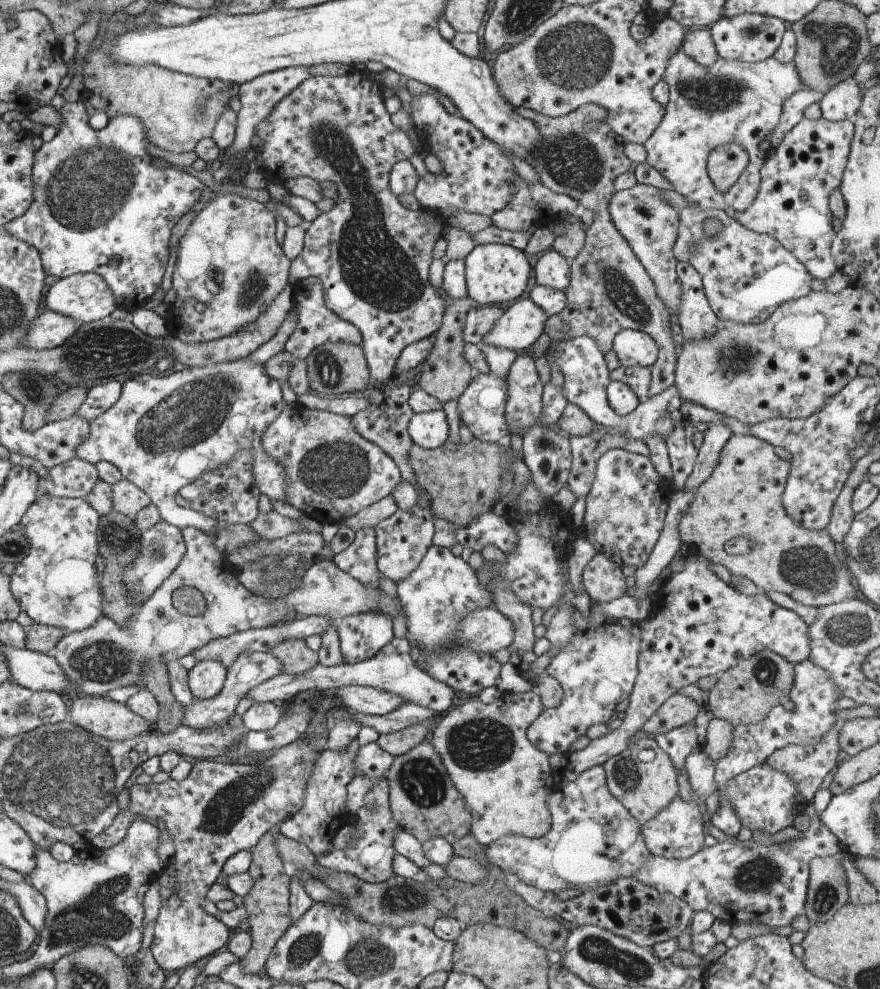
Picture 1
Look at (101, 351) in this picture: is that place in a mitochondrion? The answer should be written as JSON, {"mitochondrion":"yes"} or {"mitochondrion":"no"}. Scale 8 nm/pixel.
{"mitochondrion":"yes"}

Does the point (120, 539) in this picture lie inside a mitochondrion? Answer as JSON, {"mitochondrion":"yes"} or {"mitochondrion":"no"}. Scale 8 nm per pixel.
{"mitochondrion":"yes"}

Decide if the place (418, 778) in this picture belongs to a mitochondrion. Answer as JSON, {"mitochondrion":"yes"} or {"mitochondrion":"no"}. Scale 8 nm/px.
{"mitochondrion":"yes"}

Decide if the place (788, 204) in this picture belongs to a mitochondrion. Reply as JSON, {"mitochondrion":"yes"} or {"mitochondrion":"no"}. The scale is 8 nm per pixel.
{"mitochondrion":"no"}

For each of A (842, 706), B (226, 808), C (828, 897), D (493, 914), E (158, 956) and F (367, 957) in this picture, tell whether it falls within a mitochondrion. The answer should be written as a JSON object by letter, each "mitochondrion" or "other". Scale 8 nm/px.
{"A":"other","B":"mitochondrion","C":"mitochondrion","D":"other","E":"other","F":"mitochondrion"}

